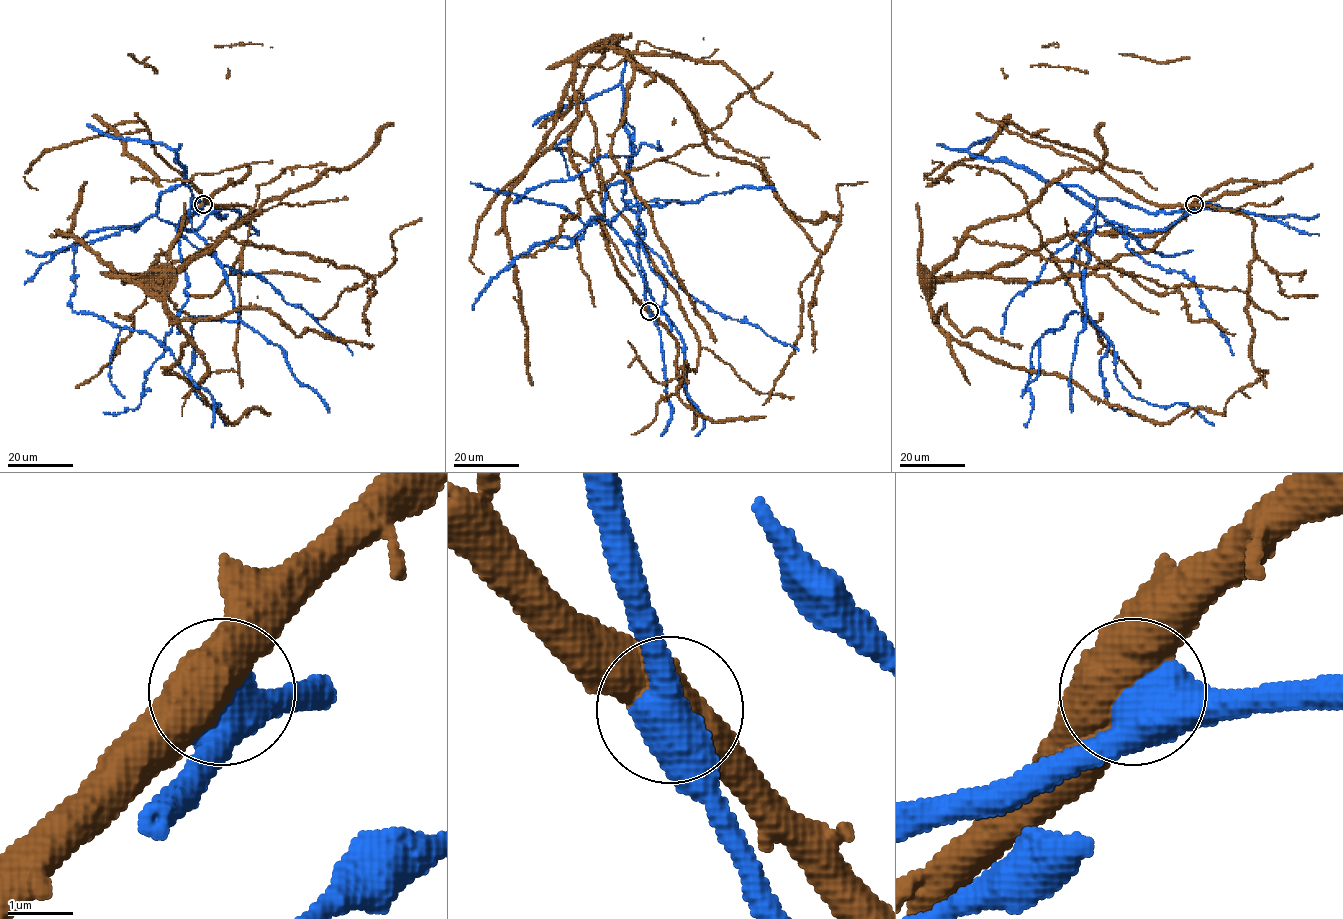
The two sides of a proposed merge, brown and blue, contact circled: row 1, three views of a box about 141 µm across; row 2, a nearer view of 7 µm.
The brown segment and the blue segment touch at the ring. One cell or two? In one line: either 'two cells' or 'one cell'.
one cell

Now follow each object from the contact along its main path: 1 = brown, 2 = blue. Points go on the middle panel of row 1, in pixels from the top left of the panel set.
1: (649, 312), (572, 158), (576, 62), (591, 49), (660, 73), (760, 162), (820, 252), (762, 405)
2: (649, 312), (629, 177), (607, 189), (604, 213), (587, 225), (559, 206), (517, 203), (604, 157), (657, 143)

